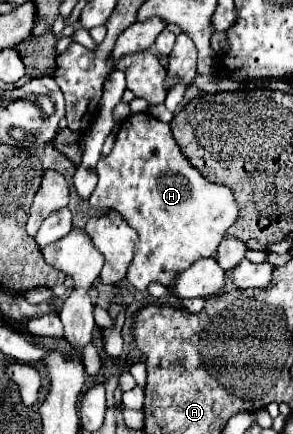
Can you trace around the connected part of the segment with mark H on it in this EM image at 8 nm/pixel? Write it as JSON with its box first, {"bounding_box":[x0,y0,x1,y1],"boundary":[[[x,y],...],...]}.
{"bounding_box":[89,113,239,291],"boundary":[[[139,113],[123,121],[113,151],[97,163],[97,175],[99,183],[89,203],[119,211],[139,233],[135,259],[125,277],[137,291],[145,291],[151,283],[169,287],[177,273],[191,267],[193,261],[215,257],[225,231],[239,215],[235,195],[229,187],[209,183],[181,155],[171,127],[149,113]]]}

